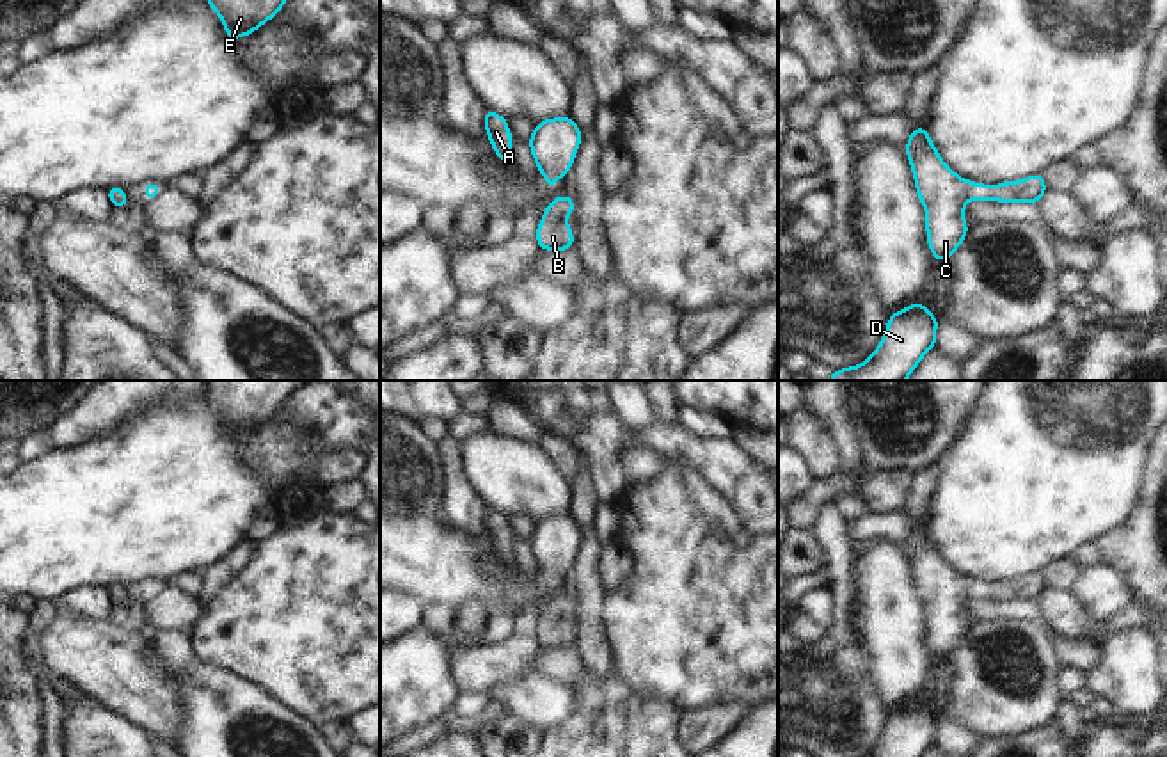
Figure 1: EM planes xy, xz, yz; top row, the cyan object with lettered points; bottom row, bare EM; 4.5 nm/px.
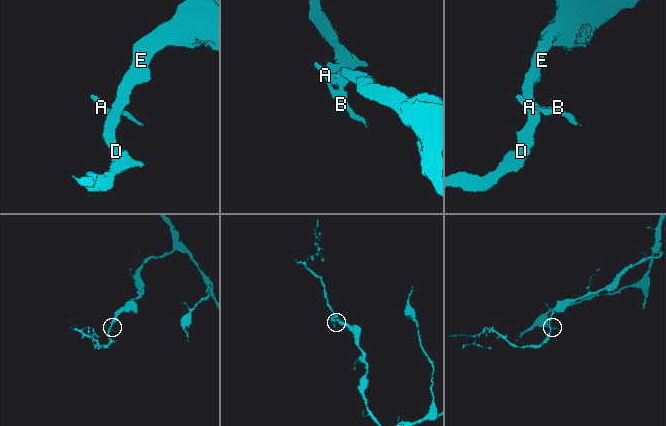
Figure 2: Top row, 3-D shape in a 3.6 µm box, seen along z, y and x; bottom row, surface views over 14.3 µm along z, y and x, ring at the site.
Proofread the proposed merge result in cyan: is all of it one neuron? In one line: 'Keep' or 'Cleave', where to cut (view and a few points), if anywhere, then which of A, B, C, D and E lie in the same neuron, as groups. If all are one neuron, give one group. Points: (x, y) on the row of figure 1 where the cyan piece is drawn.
Keep. No split. Groups: A B C D E.

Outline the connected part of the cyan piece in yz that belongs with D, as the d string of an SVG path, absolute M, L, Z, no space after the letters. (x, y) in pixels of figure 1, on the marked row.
M920 300L893 311L876 350L861 364L835 370L828 380L906 380L924 355L936 348L938 325L938 318Z

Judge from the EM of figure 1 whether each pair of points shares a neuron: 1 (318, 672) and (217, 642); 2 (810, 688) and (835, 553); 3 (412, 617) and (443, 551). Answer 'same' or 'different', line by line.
1: same
2: same
3: different

